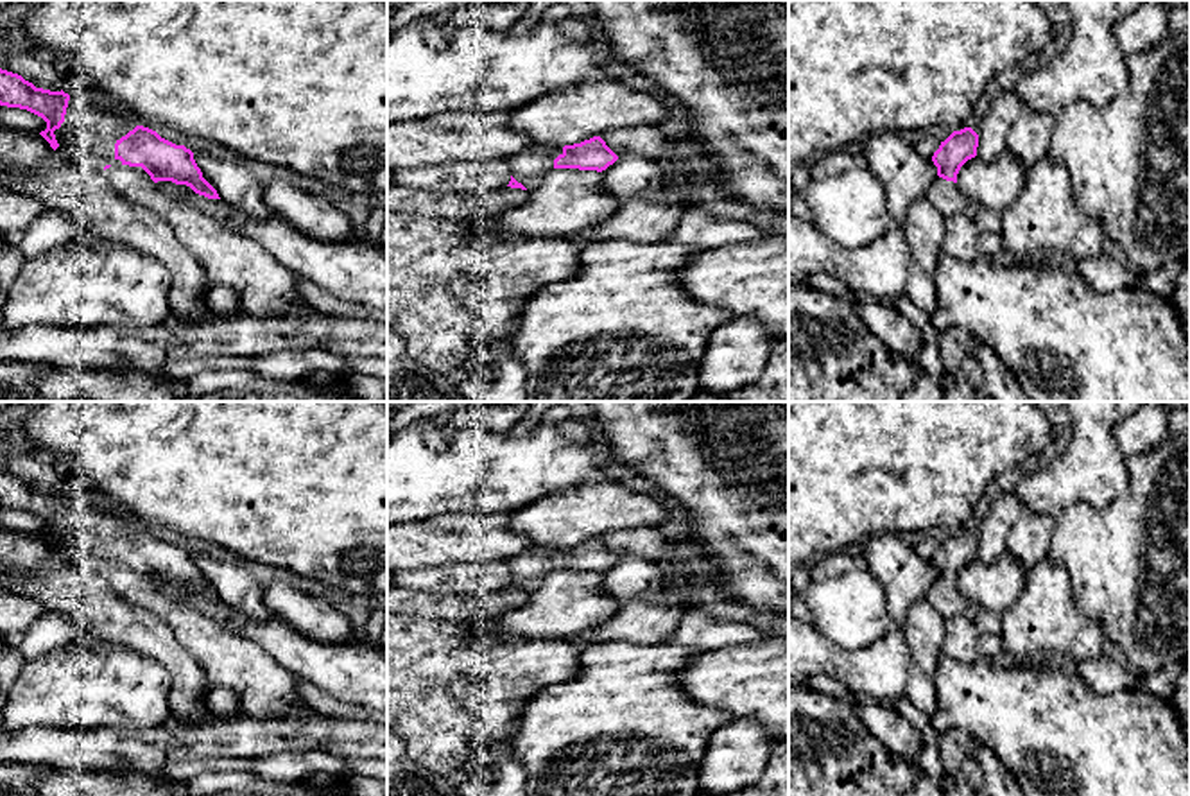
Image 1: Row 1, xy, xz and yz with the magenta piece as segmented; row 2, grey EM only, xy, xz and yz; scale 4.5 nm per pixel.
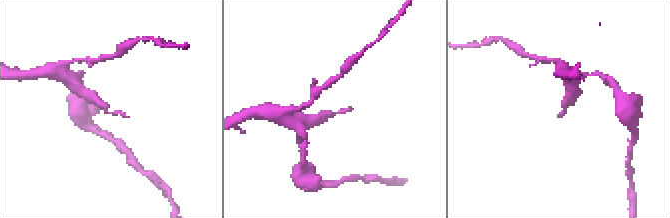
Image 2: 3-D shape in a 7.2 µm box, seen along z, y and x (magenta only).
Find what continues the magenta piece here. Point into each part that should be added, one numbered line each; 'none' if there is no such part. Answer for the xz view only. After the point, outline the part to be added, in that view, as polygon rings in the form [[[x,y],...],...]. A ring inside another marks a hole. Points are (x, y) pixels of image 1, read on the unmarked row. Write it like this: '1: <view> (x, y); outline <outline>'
1: xz (529, 569); outline [[[532,547],[511,559],[507,567],[511,577],[529,593],[543,584],[545,577],[554,570],[554,561],[559,556],[563,556],[563,549]]]

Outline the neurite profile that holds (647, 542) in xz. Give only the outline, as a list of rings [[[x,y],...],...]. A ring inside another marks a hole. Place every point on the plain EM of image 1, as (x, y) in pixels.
[[[640,527],[627,531],[611,531],[600,538],[618,558],[640,556],[652,561],[663,561],[677,556],[683,547],[658,527]]]

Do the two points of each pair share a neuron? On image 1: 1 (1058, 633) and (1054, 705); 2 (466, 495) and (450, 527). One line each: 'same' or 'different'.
1: different
2: different

